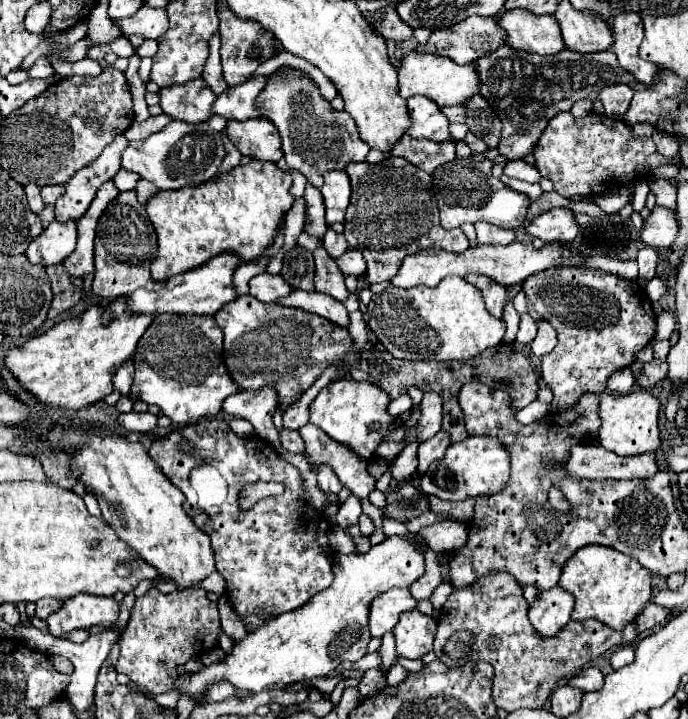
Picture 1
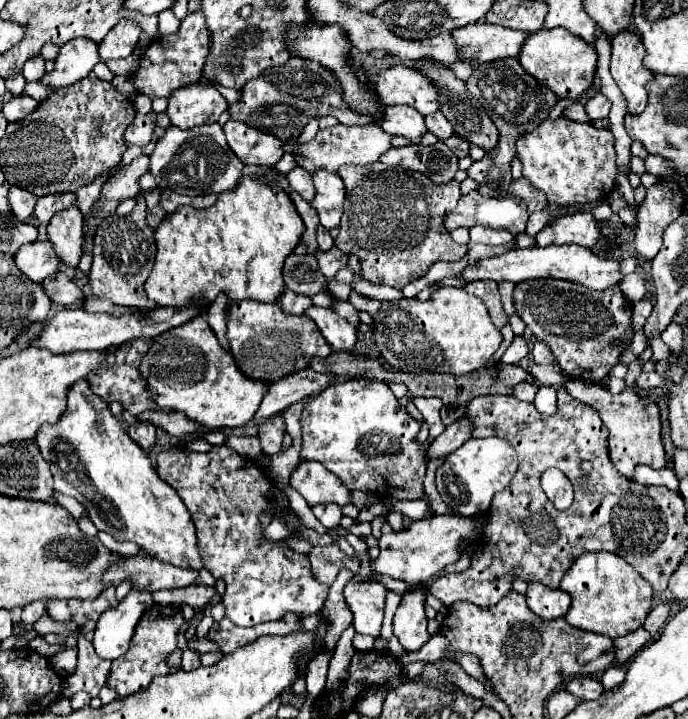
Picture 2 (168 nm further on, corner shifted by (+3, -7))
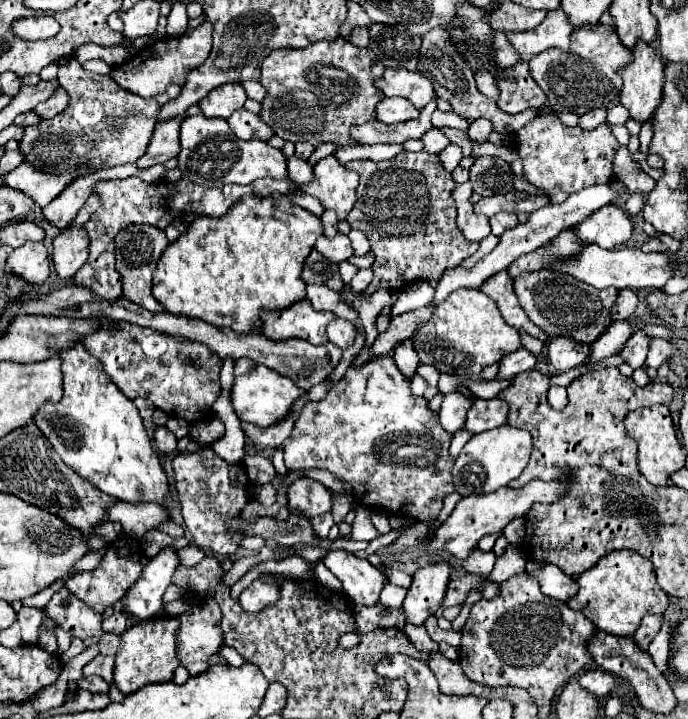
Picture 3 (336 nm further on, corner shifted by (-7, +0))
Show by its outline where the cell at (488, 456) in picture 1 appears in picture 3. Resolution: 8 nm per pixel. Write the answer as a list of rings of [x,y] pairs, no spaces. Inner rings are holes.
[[[500,426],[494,430],[474,434],[462,448],[452,468],[456,492],[460,496],[470,496],[470,494],[480,496],[480,494],[488,494],[506,486],[510,480],[522,474],[522,470],[526,468],[530,460],[530,452],[532,452],[532,436],[520,428]]]

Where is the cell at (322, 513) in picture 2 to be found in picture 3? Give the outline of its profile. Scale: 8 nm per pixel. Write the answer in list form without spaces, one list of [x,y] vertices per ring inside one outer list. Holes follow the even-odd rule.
[[[330,512],[312,518],[312,526],[314,526],[316,534],[318,534],[322,540],[328,538],[328,530],[332,528],[332,524],[334,524],[334,520],[332,520],[332,514],[330,514]]]

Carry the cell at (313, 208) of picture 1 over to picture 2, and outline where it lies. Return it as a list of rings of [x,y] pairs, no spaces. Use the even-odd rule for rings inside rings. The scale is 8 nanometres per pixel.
[[[294,167],[288,175],[286,175],[290,187],[294,191],[298,191],[306,201],[312,201],[314,197],[314,183],[312,183],[312,175],[306,171],[306,169],[300,169],[300,167]]]

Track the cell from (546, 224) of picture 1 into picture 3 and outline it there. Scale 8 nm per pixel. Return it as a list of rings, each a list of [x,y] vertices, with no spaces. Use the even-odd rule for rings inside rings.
[[[614,204],[598,208],[594,214],[586,216],[578,226],[572,228],[574,234],[588,244],[598,244],[600,248],[614,250],[632,236],[632,222],[626,210]]]

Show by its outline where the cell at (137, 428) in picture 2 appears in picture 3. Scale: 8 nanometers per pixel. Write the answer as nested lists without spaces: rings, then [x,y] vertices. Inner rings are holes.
[[[156,426],[156,432],[154,432],[154,444],[160,452],[164,454],[170,454],[176,450],[176,436],[166,428],[166,426]]]

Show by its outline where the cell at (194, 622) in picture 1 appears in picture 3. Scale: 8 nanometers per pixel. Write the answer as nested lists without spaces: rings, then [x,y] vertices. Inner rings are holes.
[[[160,616],[160,618],[146,620],[146,622],[138,622],[122,634],[122,638],[126,638],[126,646],[122,646],[122,650],[118,650],[118,654],[116,654],[114,684],[124,694],[132,694],[146,684],[172,680],[172,674],[174,674],[176,666],[180,664],[176,658],[176,632],[178,632],[178,628],[180,628],[180,624],[176,618]]]

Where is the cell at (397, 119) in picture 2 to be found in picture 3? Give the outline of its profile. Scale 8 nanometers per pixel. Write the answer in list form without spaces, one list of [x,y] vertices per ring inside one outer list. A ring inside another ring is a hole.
[[[384,98],[378,104],[378,120],[384,124],[398,124],[418,116],[420,110],[406,98]]]

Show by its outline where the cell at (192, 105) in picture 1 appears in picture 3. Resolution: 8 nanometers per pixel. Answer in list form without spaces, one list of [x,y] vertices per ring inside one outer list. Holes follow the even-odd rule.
[[[224,84],[214,90],[198,104],[202,114],[208,118],[230,118],[230,114],[242,108],[246,102],[246,92],[240,84]]]

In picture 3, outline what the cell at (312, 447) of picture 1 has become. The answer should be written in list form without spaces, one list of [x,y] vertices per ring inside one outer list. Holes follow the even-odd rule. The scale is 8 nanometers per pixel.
[[[298,478],[288,488],[288,504],[296,506],[304,516],[314,518],[332,510],[332,490],[312,478]]]

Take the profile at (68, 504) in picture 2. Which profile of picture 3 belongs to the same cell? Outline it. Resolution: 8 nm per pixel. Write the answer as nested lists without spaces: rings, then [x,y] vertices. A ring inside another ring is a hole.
[[[118,502],[106,510],[110,522],[120,522],[128,538],[138,540],[144,532],[156,528],[158,524],[170,520],[162,506],[146,504],[146,506],[130,506],[126,502]]]

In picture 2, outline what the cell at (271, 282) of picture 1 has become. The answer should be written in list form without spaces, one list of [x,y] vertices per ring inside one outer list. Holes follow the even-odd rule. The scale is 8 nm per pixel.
[[[286,289],[282,293],[282,297],[278,299],[278,303],[282,305],[282,309],[290,315],[302,315],[308,307],[312,307],[312,299],[304,297],[304,295],[296,295],[290,289]]]

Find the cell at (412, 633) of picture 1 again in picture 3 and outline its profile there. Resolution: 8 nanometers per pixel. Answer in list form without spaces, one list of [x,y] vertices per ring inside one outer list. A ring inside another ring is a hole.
[[[434,564],[420,568],[414,578],[408,594],[404,598],[404,616],[406,624],[422,626],[428,616],[432,616],[444,600],[444,592],[450,580],[450,566],[448,564]]]

